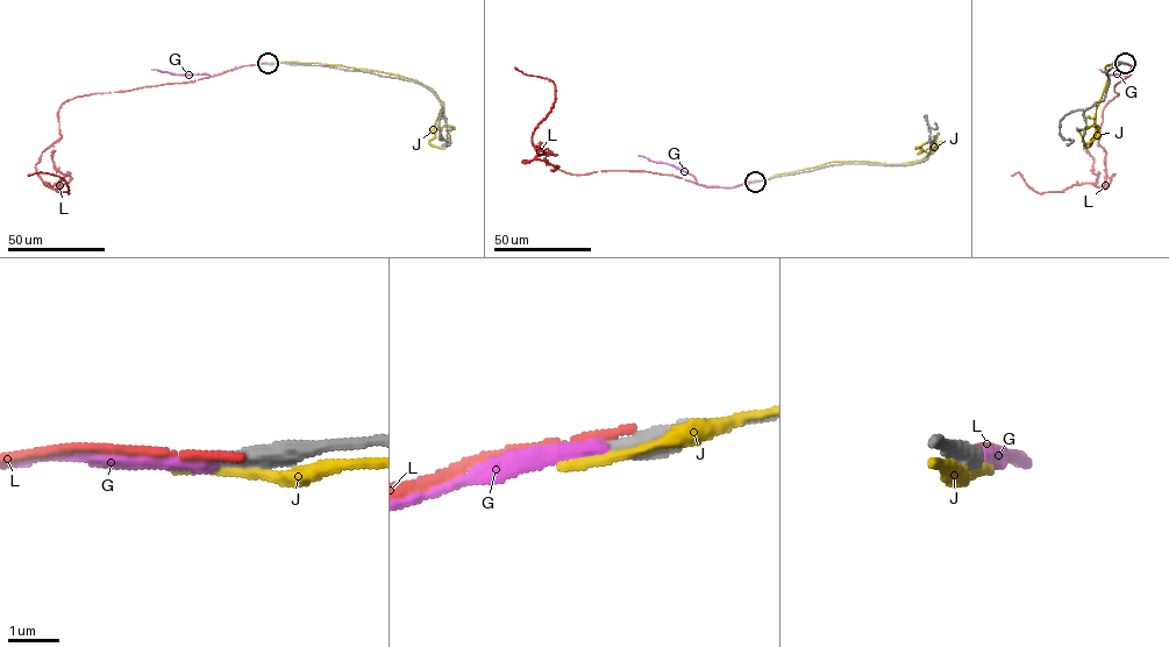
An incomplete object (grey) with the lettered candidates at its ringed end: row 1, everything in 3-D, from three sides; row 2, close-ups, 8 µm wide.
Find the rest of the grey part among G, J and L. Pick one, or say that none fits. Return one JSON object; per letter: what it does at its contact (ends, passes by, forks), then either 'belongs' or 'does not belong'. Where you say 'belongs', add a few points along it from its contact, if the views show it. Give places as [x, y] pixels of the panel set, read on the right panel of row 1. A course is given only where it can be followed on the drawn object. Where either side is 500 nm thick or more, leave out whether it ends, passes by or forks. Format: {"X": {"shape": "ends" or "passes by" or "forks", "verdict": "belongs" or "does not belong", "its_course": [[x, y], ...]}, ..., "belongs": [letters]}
{"G": {"shape": "ends", "verdict": "does not belong"}, "J": {"verdict": "does not belong"}, "L": {"shape": "ends", "verdict": "does not belong"}, "belongs": []}

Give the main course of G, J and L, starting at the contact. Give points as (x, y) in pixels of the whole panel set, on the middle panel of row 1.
G: (755, 182), (727, 187), (699, 185), (692, 175), (672, 165), (639, 155)
J: (757, 180), (832, 162), (917, 161), (928, 153), (916, 147), (934, 141), (927, 156), (941, 141)
L: (755, 180), (522, 162), (555, 85), (515, 68)

